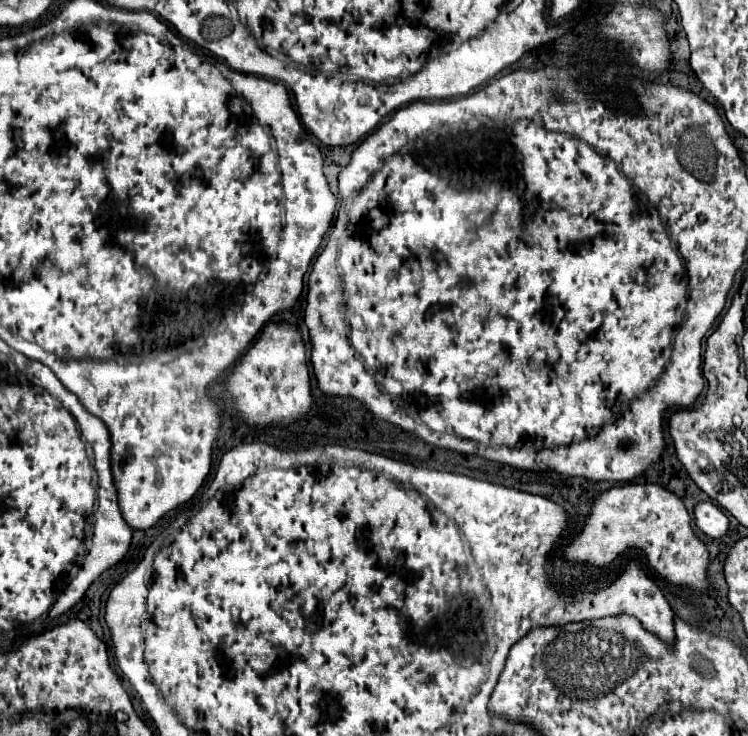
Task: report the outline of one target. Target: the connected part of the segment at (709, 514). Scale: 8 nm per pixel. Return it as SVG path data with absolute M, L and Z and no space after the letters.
M702 501L696 505L696 525L700 531L704 531L708 537L720 539L728 531L728 517L712 503L712 501Z

